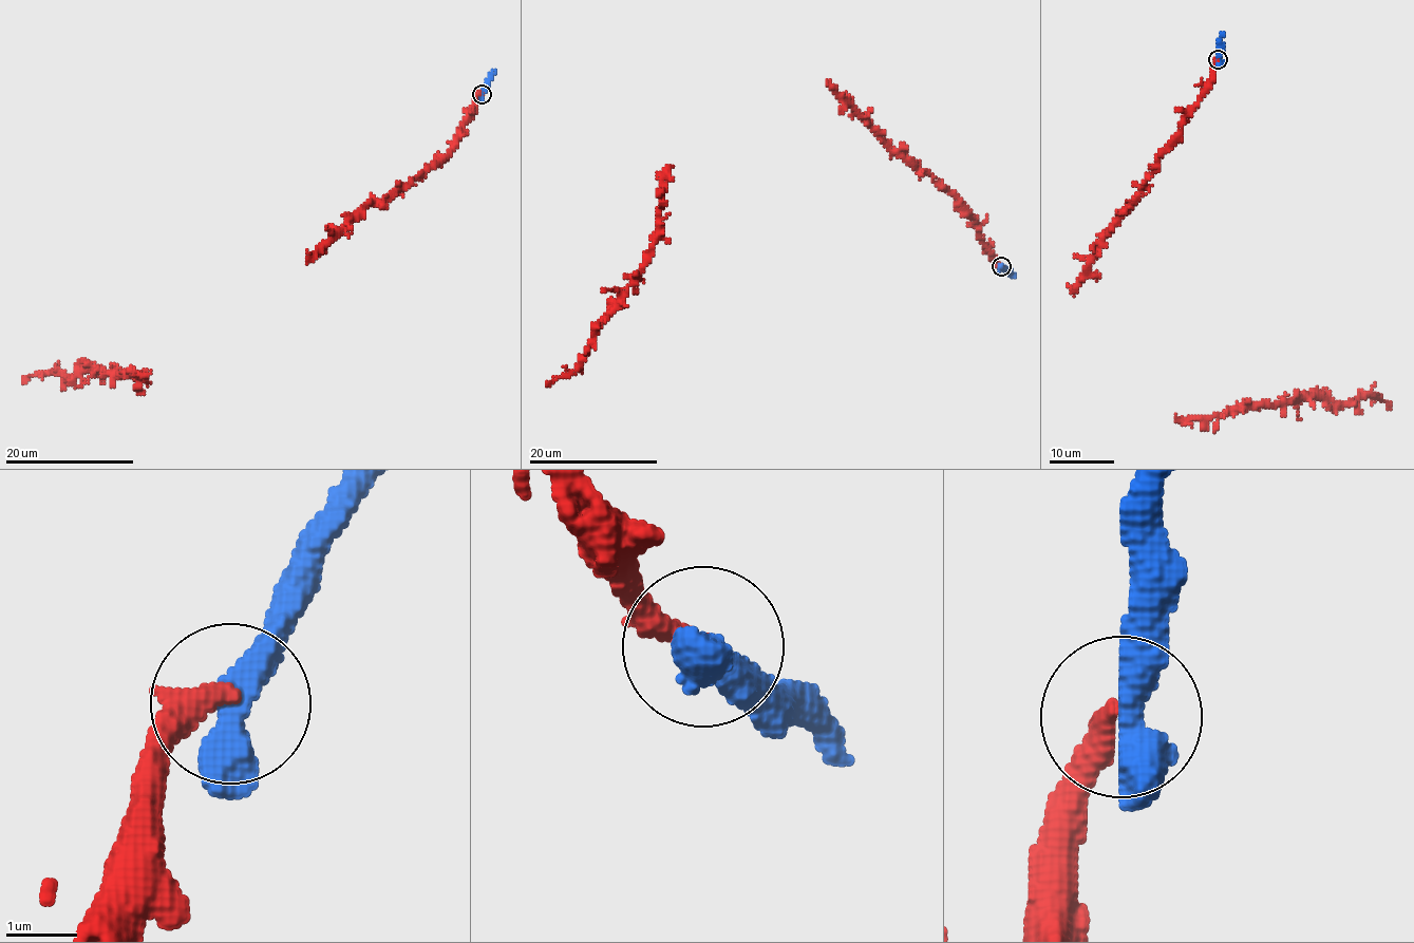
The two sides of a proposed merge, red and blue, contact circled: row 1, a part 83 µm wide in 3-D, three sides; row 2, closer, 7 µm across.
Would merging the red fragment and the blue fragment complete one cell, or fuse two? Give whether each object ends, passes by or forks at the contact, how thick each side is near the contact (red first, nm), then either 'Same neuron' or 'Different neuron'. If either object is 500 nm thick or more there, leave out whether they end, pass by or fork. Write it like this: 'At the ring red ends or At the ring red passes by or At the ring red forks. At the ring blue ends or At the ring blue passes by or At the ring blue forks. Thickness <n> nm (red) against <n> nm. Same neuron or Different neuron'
At the ring red ends. At the ring blue passes by. Thickness 340 nm (red) against 460 nm. Same neuron

